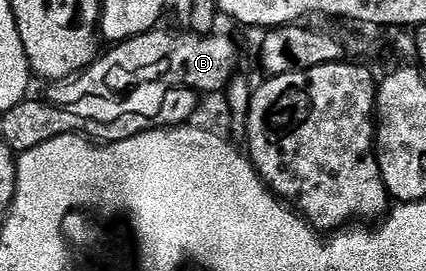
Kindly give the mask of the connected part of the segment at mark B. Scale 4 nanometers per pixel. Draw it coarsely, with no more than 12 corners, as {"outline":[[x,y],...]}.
{"outline":[[150,29],[97,61],[103,81],[200,94],[239,68],[227,37]]}

